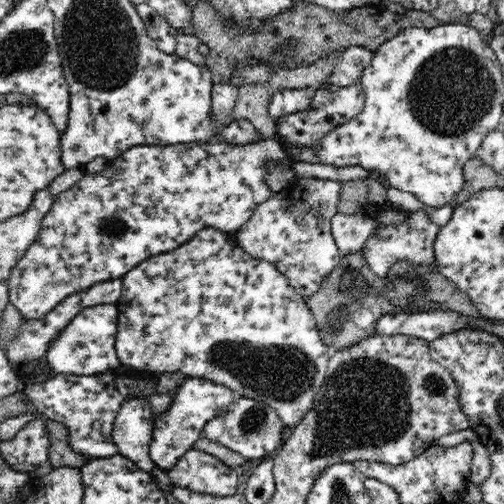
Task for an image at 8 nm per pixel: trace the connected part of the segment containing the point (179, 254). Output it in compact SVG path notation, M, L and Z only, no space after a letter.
M202 228L186 244L178 246L172 252L164 252L158 256L152 256L126 272L122 276L122 294L116 303L118 307L118 330L116 338L116 351L121 366L157 373L182 373L188 377L206 379L214 384L230 388L234 393L251 400L268 405L277 412L283 422L285 436L294 429L296 424L302 422L303 416L314 405L317 390L323 384L328 370L330 354L328 346L324 344L318 332L314 315L307 307L306 298L300 296L285 276L278 269L265 260L256 259L237 246L232 233L224 232L216 228Z

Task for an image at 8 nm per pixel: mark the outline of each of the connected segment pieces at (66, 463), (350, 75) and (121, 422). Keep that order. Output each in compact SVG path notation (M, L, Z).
M48 422L50 431L49 468L62 467L81 469L89 462L89 456L72 451L68 445L68 427L62 423Z
M358 46L347 48L336 61L331 75L324 79L323 86L346 88L354 82L361 82L363 68L370 66L374 53Z
M132 396L124 400L116 415L112 433L121 456L132 460L148 473L156 467L149 451L154 428L151 410L145 396Z

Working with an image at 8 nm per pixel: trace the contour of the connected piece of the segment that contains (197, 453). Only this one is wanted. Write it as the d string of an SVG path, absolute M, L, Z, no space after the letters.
M194 447L187 450L176 466L166 472L173 486L198 494L232 496L238 488L236 469Z

